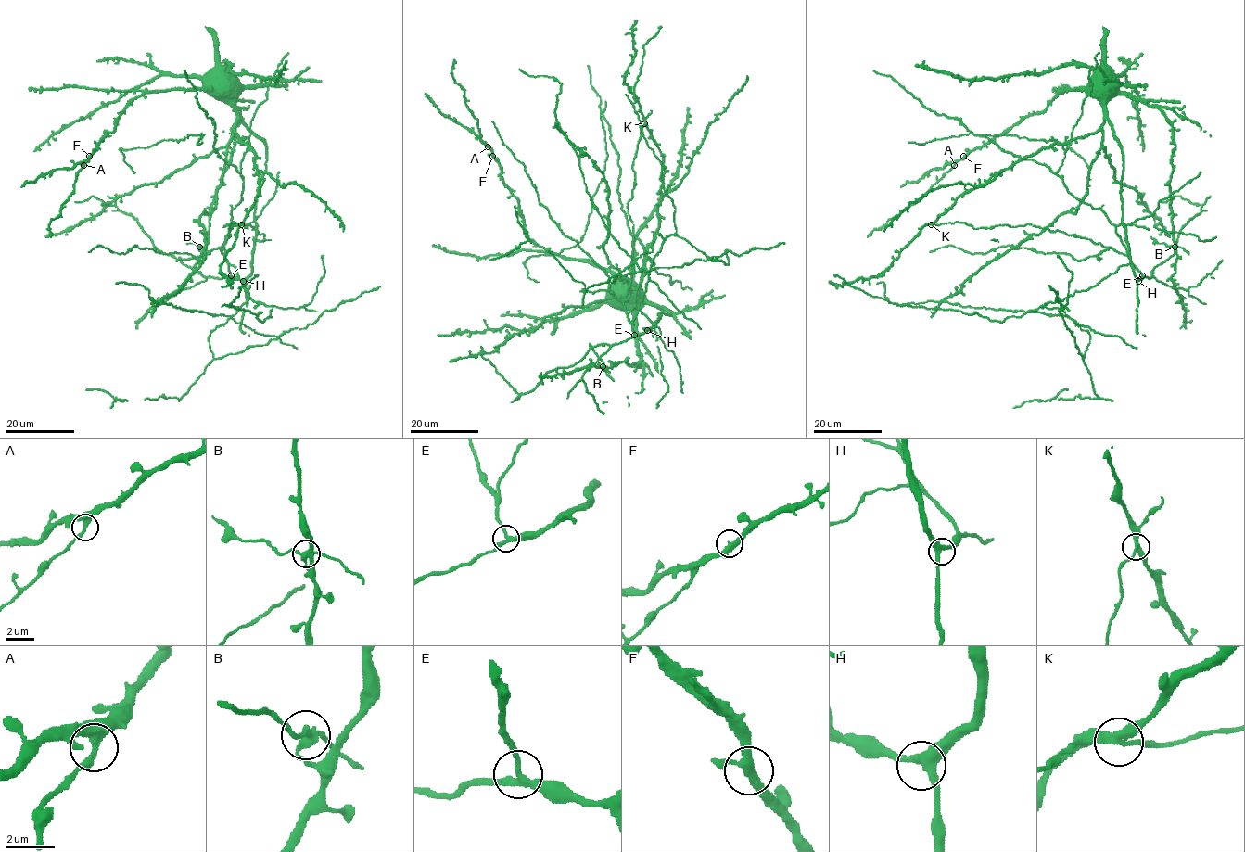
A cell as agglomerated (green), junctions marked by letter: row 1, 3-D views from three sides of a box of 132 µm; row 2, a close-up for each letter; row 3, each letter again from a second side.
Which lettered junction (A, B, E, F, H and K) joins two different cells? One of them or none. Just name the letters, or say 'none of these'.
none of these

